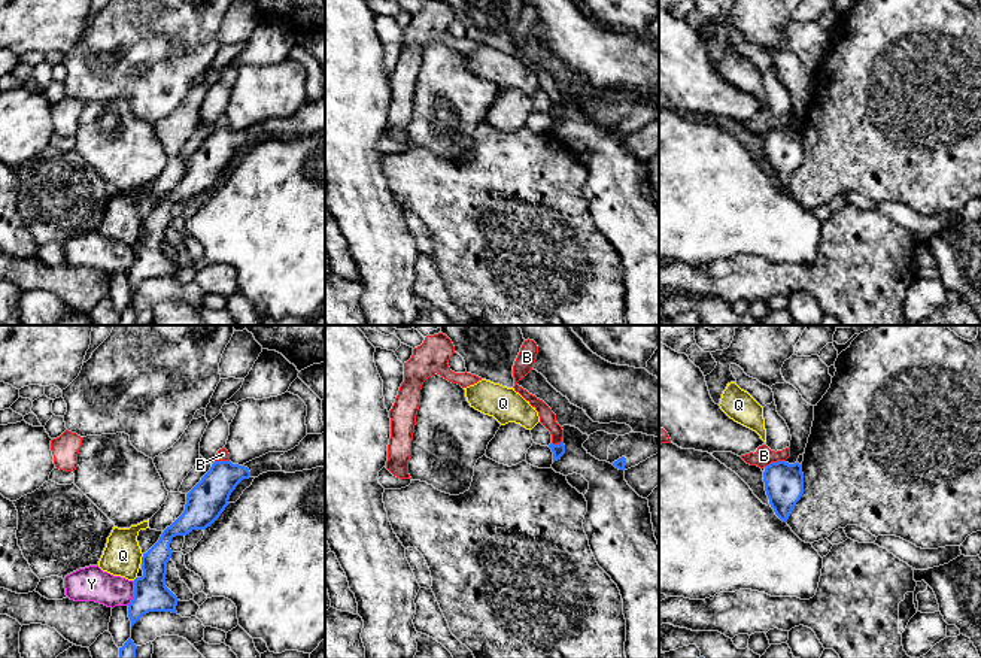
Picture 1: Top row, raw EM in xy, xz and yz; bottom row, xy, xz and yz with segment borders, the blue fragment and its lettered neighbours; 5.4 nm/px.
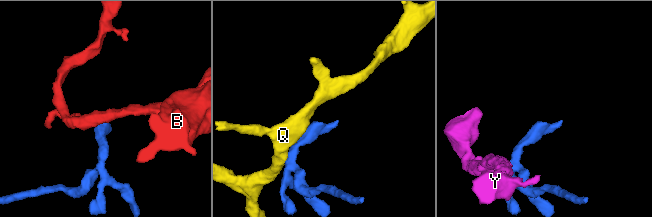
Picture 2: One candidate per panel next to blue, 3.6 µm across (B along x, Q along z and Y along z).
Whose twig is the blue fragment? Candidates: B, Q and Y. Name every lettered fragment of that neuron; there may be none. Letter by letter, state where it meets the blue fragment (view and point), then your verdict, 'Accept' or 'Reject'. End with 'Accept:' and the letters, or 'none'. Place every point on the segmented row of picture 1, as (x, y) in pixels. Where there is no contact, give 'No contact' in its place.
B: Touches blue at yz (774, 463). Reject
Q: Touches blue at xy (142, 558). Reject
Y: Touches blue at xy (134, 593). Reject
Accept: none

